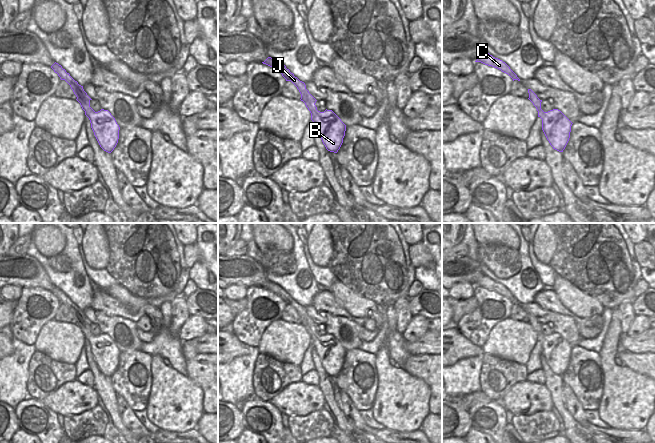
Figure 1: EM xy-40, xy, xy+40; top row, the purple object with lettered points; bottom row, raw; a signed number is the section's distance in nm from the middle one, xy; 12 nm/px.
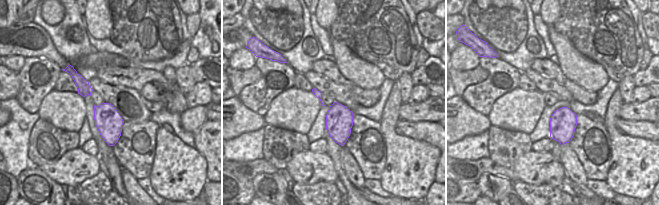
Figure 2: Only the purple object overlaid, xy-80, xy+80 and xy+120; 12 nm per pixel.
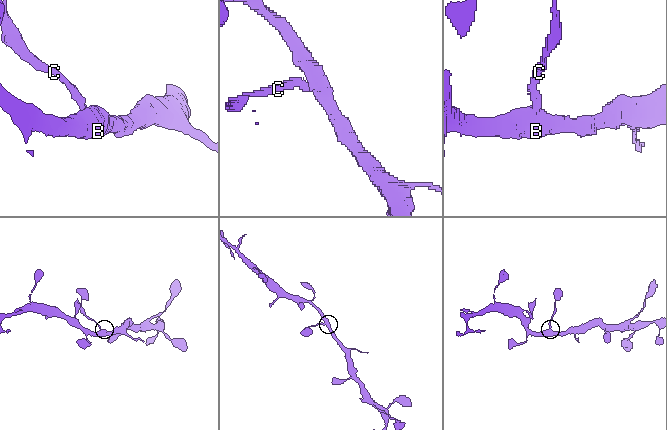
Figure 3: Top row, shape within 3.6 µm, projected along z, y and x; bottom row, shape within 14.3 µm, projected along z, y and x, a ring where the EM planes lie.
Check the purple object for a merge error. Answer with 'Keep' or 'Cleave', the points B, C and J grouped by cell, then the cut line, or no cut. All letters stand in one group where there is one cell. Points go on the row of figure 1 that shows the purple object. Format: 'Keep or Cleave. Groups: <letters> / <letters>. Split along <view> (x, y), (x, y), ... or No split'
Keep. Groups: B C J. No split.

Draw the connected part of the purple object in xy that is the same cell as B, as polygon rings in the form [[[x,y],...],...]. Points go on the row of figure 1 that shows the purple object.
[[[268,57],[262,63],[281,73],[286,81],[291,81],[297,87],[301,94],[300,100],[305,103],[310,111],[311,120],[320,133],[321,140],[326,149],[330,152],[337,153],[343,143],[346,125],[332,110],[318,111],[315,105],[317,100],[306,89],[305,83],[295,77],[285,65],[271,57]]]

